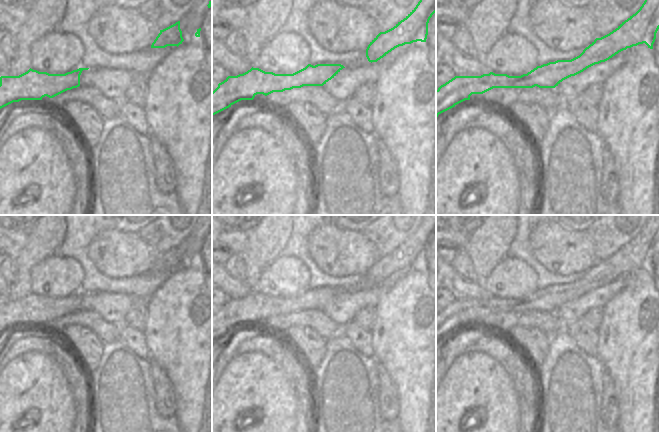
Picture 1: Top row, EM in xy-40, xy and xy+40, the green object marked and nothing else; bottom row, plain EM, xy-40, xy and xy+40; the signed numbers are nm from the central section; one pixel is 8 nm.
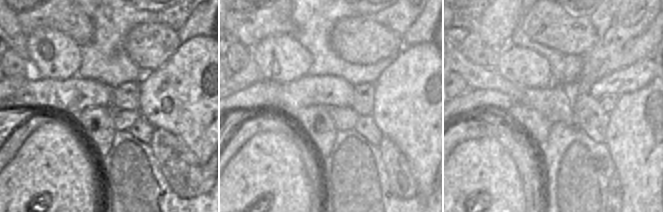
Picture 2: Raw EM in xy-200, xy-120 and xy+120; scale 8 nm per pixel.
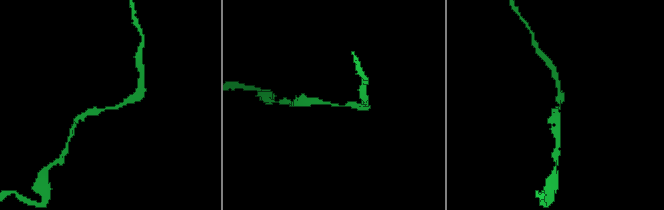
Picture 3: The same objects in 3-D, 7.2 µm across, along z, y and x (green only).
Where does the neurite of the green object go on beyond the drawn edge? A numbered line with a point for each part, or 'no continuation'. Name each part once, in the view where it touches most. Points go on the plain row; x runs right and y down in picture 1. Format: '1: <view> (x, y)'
no continuation

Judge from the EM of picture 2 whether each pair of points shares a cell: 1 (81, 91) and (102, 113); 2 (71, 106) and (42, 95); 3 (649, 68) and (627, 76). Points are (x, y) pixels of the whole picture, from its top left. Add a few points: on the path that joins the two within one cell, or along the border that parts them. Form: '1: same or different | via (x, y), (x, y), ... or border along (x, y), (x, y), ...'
1: different | border along (107, 106), (86, 107), (75, 116)
2: same | via (64, 99), (60, 95), (49, 95)
3: same | via (644, 71), (636, 76), (632, 76)

